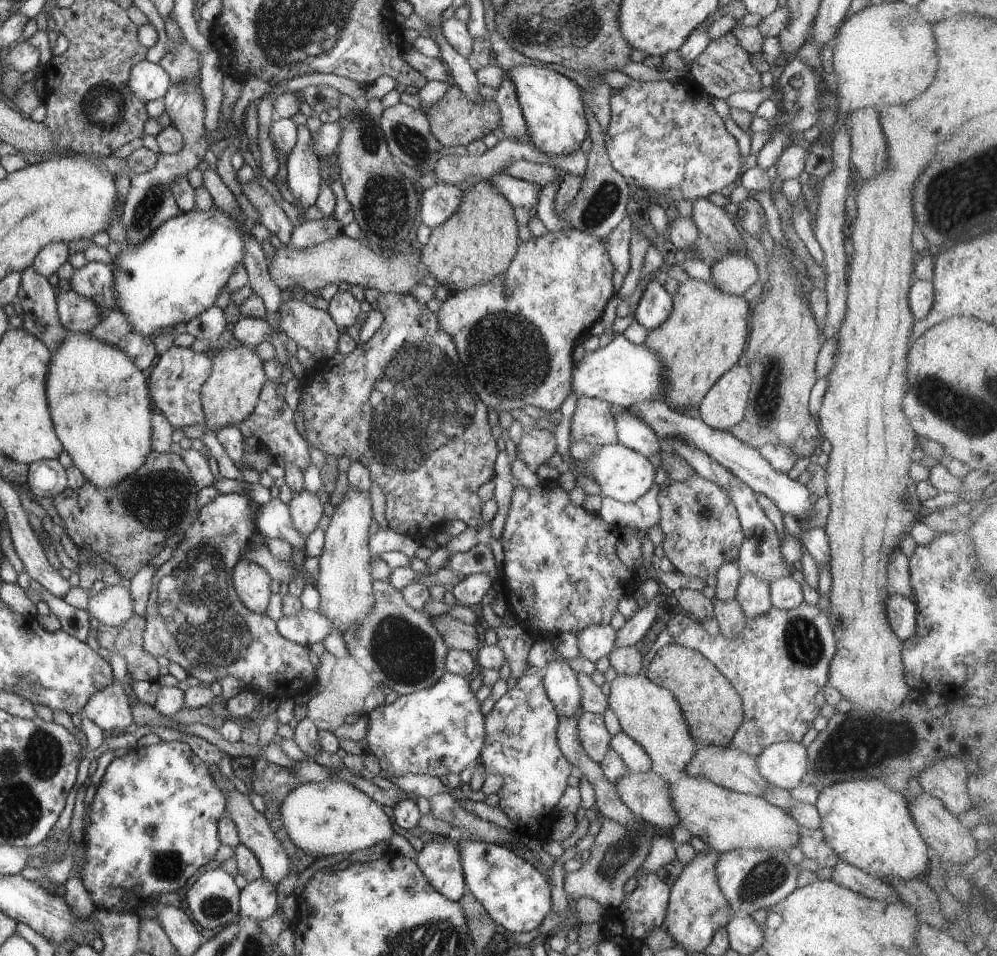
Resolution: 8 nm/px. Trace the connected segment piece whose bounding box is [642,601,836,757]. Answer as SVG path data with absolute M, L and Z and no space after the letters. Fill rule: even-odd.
M806 601L790 610L771 607L766 614L748 621L745 629L733 641L720 634L712 638L700 622L681 613L673 616L656 638L652 648L642 658L643 672L652 662L657 650L669 644L682 645L700 652L730 681L743 700L743 721L733 736L731 746L755 757L764 750L764 747L774 743L782 741L800 743L804 734L813 728L812 722L820 714L814 698L820 688L829 682L829 666L836 652L836 639L829 613L823 612L819 605L810 605Z

